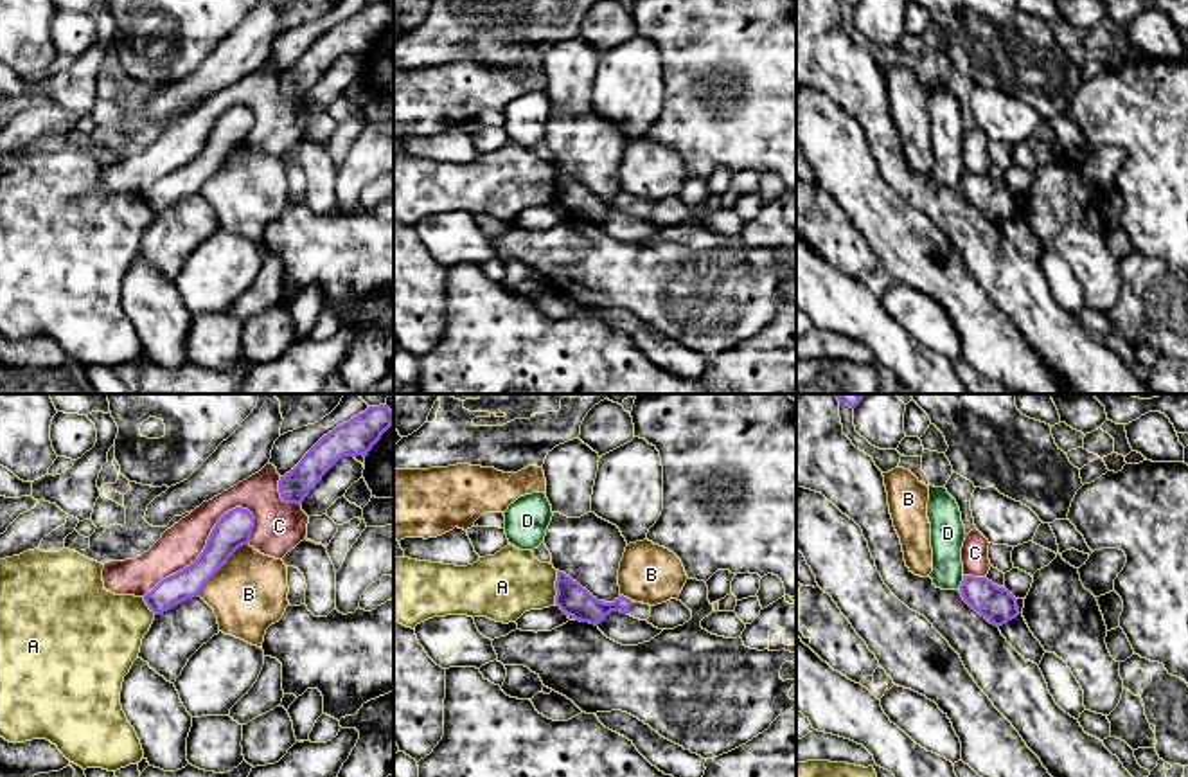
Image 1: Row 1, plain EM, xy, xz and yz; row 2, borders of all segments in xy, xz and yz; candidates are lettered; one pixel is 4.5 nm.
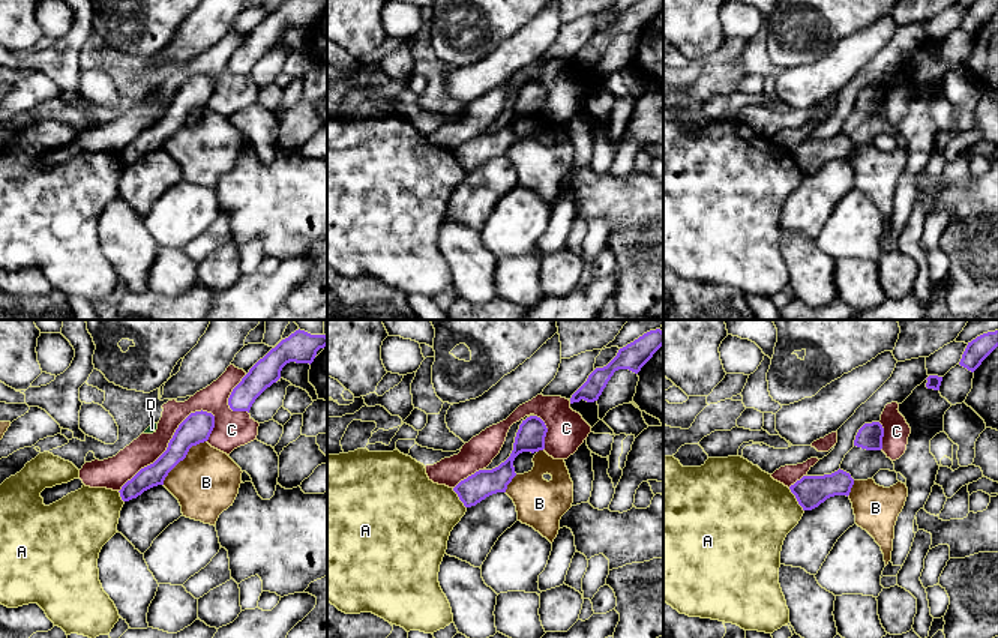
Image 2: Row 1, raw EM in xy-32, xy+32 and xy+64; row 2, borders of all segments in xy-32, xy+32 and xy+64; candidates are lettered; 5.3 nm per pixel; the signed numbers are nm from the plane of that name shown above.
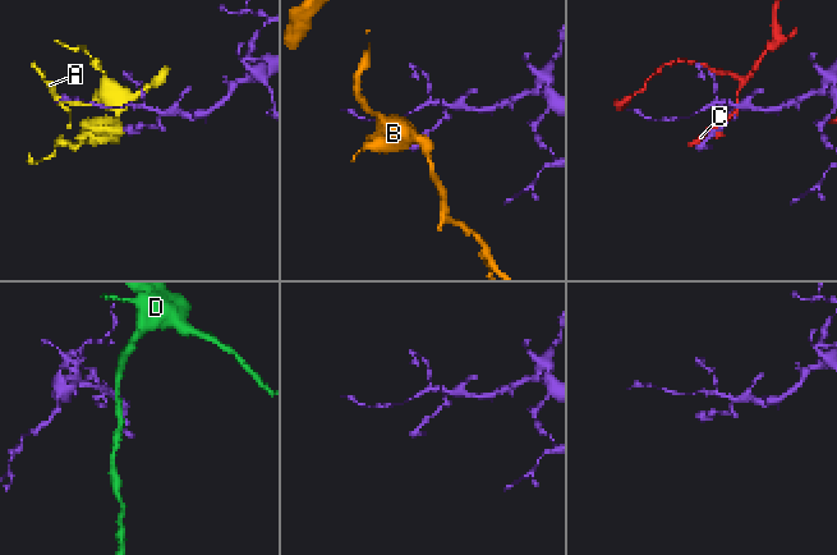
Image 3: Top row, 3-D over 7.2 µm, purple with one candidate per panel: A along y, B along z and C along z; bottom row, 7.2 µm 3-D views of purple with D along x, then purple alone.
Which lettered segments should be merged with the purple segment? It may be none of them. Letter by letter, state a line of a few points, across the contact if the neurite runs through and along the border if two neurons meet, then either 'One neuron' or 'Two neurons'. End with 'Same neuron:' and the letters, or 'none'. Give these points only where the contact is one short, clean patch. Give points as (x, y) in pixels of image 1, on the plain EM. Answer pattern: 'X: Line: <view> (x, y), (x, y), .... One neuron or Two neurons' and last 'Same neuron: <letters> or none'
A: Line: xz (558, 168), (556, 202). Two neurons
B: Two neurons
C: Two neurons
D: Two neurons
Same neuron: none

